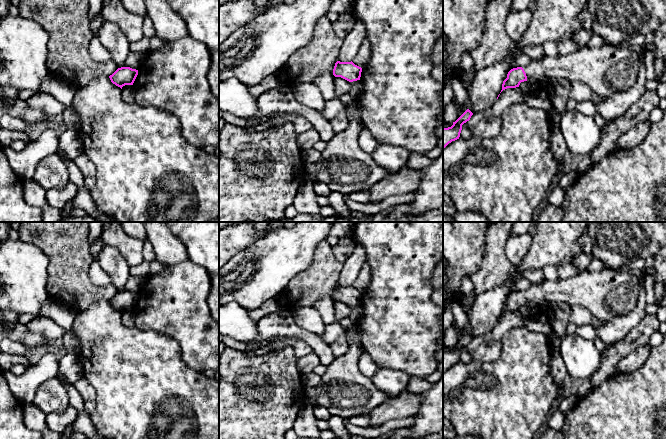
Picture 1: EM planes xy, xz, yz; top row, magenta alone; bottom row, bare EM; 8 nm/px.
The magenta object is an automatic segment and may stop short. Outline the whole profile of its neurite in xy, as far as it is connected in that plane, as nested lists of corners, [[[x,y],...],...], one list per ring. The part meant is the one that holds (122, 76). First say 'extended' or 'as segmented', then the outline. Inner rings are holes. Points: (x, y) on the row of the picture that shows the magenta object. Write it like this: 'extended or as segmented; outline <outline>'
as segmented; outline [[[130,67],[118,68],[112,75],[109,76],[111,82],[122,89],[125,85],[133,85],[138,70]]]

